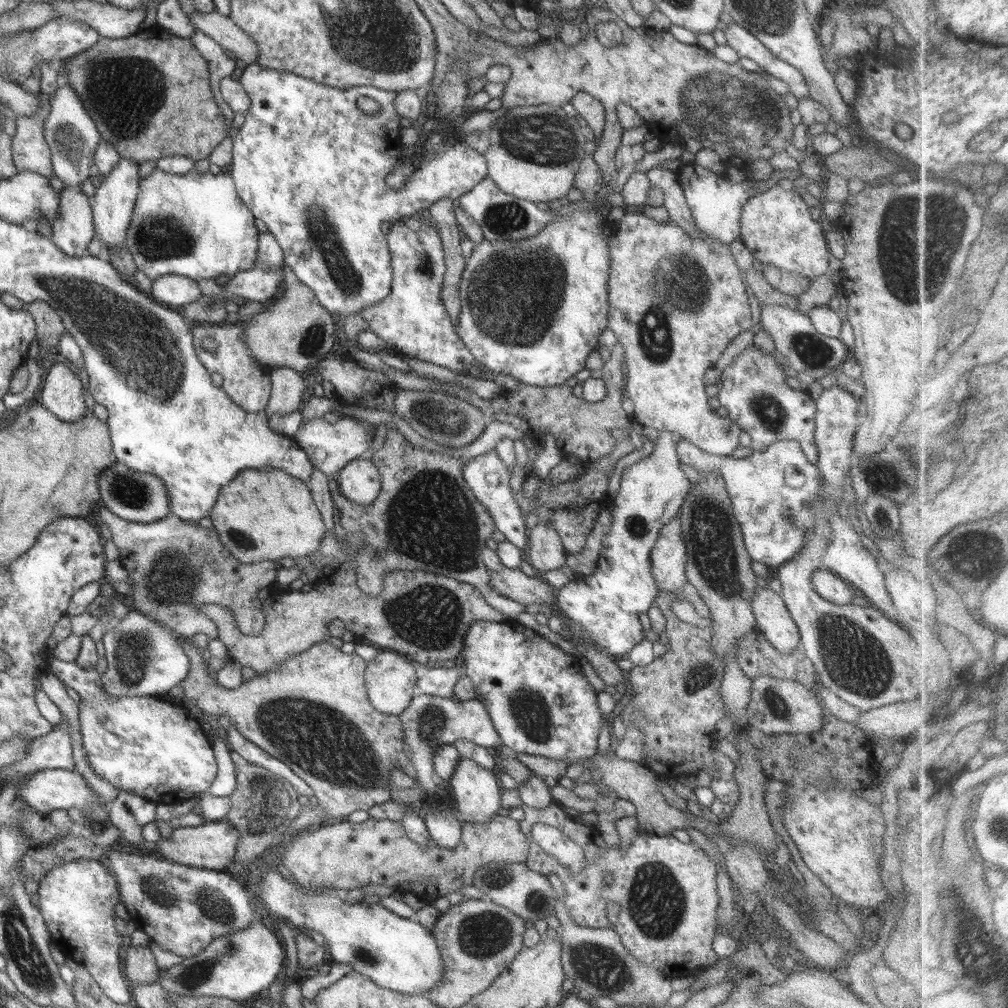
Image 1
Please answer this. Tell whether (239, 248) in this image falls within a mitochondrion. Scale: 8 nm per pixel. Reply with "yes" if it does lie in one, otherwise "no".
no

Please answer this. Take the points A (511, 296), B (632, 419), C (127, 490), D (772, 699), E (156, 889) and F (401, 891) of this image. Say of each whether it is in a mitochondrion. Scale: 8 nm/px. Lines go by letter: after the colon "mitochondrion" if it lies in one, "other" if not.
A: mitochondrion
B: other
C: mitochondrion
D: mitochondrion
E: mitochondrion
F: other

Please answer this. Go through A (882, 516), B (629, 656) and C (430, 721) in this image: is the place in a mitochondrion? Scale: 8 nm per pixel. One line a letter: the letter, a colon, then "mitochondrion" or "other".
A: mitochondrion
B: other
C: mitochondrion

